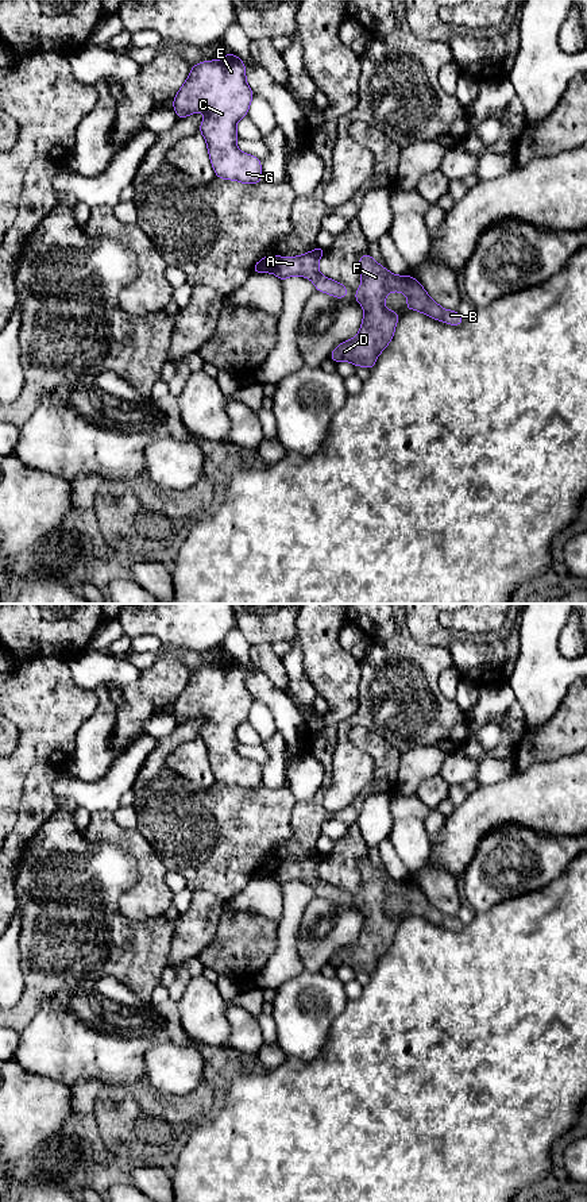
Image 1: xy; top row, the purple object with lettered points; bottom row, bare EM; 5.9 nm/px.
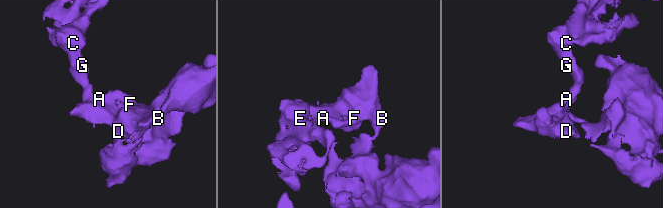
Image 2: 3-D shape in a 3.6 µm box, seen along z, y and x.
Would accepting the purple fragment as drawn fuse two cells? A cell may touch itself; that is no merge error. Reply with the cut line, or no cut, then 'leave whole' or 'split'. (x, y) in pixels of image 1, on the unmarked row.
xy (280, 862), (270, 873), (258, 877) | split

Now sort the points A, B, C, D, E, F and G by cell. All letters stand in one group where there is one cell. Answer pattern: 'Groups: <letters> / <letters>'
Groups: A B D F / C E G

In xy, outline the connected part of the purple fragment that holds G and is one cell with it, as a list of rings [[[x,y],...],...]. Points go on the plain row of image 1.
[[[227,658],[220,666],[192,671],[188,685],[171,706],[178,724],[198,716],[206,720],[198,737],[206,746],[217,783],[242,789],[263,786],[260,764],[236,752],[236,728],[248,720],[254,701],[246,685],[244,667]]]

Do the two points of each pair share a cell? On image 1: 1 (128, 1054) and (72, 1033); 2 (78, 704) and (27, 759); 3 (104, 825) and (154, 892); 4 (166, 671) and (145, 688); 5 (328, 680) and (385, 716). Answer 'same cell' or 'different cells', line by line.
1: same cell
2: same cell
3: same cell
4: same cell
5: different cells

